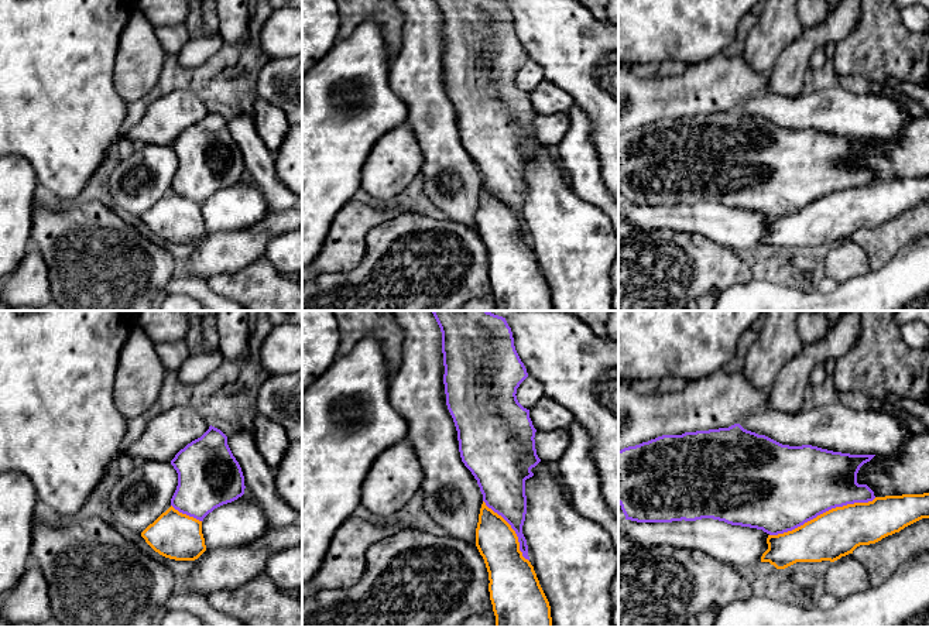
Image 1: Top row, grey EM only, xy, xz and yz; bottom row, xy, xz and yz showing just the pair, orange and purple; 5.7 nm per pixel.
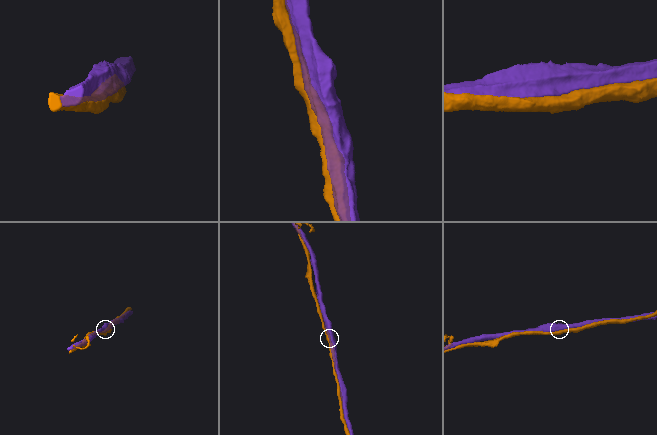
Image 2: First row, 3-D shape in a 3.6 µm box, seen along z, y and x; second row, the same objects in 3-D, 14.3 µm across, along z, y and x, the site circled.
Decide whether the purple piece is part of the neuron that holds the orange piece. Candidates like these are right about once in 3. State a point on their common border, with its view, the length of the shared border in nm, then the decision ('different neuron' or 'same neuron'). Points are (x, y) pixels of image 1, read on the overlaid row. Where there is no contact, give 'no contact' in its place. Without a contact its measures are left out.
yz (823, 513) | 650 nm | different neuron

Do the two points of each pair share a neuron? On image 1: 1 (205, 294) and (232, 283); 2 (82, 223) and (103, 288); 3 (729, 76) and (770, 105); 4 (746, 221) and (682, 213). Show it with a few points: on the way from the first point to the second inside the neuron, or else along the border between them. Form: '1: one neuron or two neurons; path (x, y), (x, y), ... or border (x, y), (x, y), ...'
1: two neurons; border (205, 280), (220, 295)
2: one neuron; path (82, 239), (103, 273)
3: two neurons; border (764, 92), (750, 96), (739, 106)
4: one neuron; path (730, 221), (698, 219)

